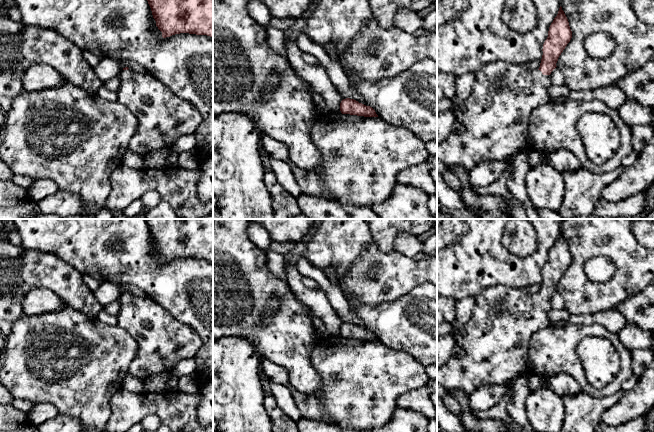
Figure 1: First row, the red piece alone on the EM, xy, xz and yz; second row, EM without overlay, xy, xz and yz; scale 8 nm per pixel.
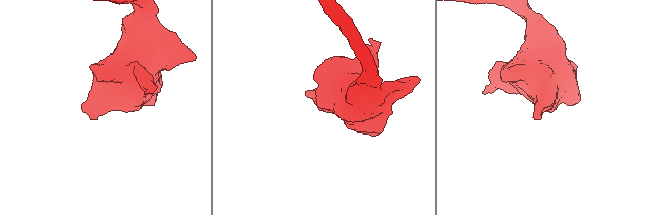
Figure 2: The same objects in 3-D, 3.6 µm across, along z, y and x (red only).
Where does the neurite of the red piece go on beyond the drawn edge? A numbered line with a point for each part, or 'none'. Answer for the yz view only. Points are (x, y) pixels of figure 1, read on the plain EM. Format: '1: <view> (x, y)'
1: yz (496, 339)

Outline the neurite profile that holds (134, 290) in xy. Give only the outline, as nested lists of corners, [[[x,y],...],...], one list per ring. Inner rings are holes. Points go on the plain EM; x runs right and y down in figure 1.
[[[120,284],[120,285],[118,285],[118,288],[119,288],[121,294],[123,294],[125,291],[128,291],[129,293],[132,293],[132,294],[140,296],[140,297],[148,297],[144,291],[142,291],[140,288],[132,286],[132,285]]]

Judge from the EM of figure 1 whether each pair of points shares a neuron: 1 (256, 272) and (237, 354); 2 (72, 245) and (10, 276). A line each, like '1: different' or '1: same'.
1: different
2: different

